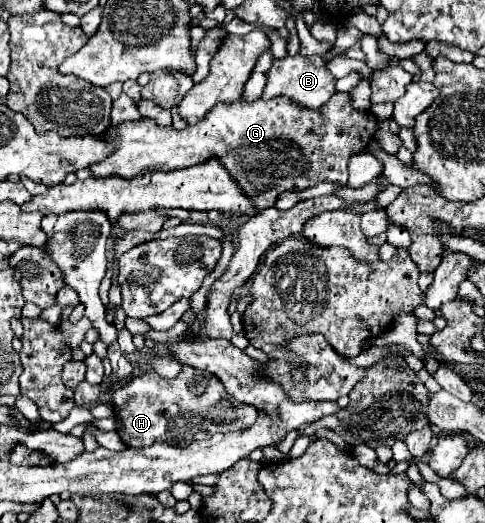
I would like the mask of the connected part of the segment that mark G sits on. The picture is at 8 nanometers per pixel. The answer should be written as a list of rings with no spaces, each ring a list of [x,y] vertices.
[[[336,93],[322,109],[304,109],[296,101],[288,97],[274,97],[274,99],[256,99],[256,101],[232,101],[232,103],[218,103],[210,113],[198,121],[196,125],[188,125],[184,129],[160,127],[152,119],[140,121],[126,121],[118,127],[108,129],[110,145],[114,145],[114,153],[98,163],[92,165],[92,177],[136,177],[138,173],[146,171],[174,171],[192,165],[200,165],[208,159],[218,159],[236,185],[242,189],[246,197],[250,197],[252,205],[258,211],[274,207],[276,199],[284,191],[304,191],[314,187],[322,181],[346,185],[348,183],[348,161],[352,155],[362,153],[374,141],[378,131],[378,119],[370,111],[360,111],[350,105],[350,93]]]

